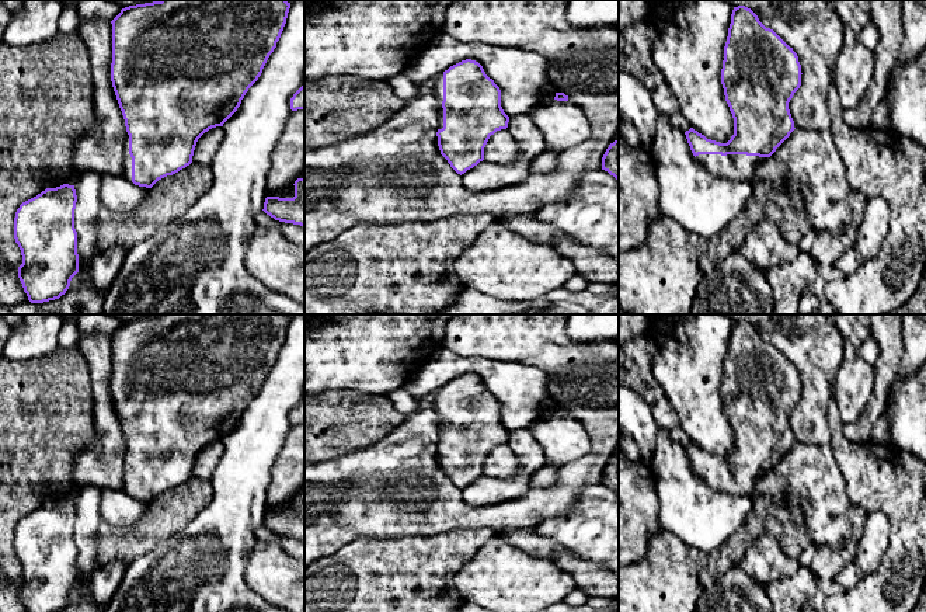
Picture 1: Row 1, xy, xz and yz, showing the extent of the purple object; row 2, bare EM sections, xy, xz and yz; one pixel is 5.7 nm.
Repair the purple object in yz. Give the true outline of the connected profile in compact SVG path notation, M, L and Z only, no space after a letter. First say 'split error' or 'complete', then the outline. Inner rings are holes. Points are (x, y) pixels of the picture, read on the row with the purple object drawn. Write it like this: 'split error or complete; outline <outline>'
split error; outline M745 6L734 7L724 46L721 84L734 118L734 135L727 143L707 139L693 128L685 132L696 160L716 177L755 182L753 171L796 129L789 102L801 86L797 53Z

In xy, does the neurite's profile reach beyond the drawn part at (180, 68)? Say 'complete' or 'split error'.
split error

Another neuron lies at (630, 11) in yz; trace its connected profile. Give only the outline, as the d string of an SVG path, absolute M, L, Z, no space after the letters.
M619 0L619 35L623 34L629 25L645 20L648 7L648 0Z

